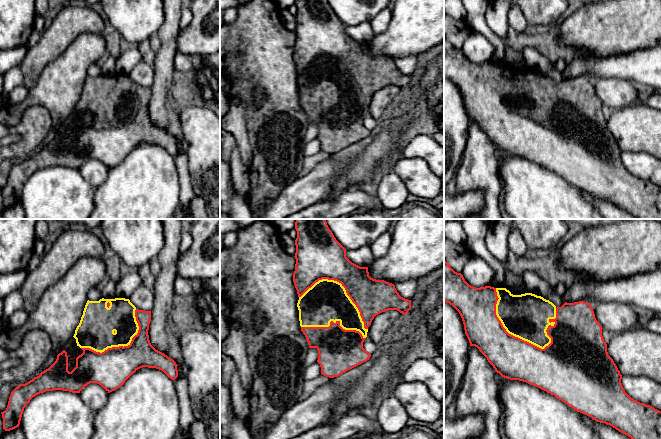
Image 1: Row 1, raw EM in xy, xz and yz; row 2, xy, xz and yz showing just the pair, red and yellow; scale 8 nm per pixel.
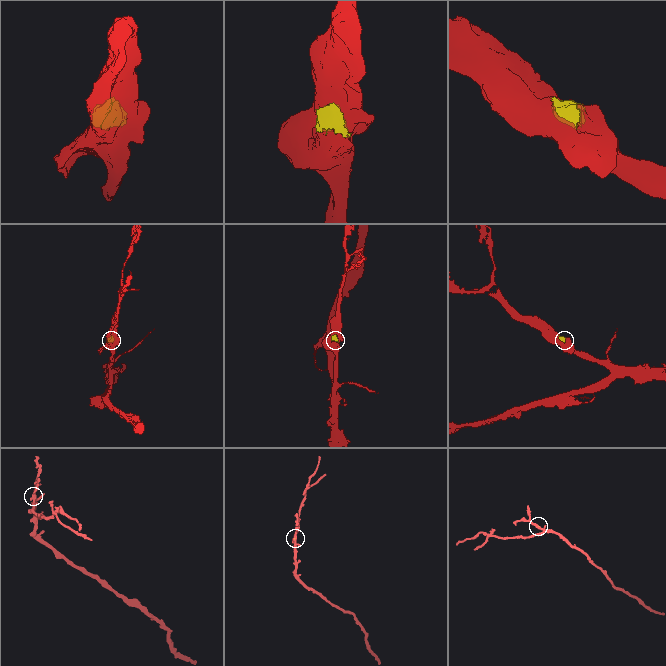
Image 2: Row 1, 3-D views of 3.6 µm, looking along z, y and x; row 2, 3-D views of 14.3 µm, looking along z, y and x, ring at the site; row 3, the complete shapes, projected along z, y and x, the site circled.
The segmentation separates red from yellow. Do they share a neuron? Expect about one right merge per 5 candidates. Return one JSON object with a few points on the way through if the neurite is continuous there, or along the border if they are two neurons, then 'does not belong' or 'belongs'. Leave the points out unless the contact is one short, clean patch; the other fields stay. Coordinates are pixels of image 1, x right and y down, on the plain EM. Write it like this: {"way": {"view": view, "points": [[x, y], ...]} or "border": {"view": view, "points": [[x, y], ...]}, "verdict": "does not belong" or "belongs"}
{"verdict": "belongs"}

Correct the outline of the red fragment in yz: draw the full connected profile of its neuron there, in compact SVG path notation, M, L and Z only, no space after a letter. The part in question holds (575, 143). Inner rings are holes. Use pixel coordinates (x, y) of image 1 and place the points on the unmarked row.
M445 36L444 78L459 88L470 122L477 123L502 153L536 162L577 188L612 202L637 219L661 219L661 187L634 176L625 168L622 151L608 131L602 112L603 104L589 79L565 78L561 83L556 83L549 76L532 69L513 71L506 64L476 64L469 61L463 51L455 48Z

